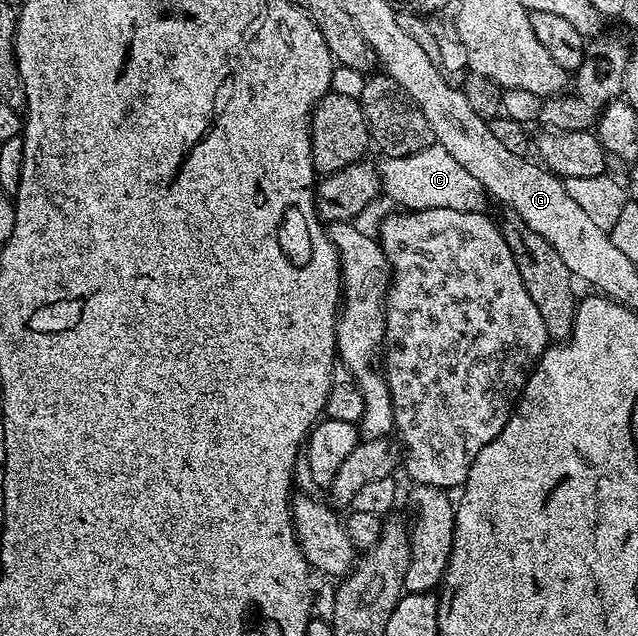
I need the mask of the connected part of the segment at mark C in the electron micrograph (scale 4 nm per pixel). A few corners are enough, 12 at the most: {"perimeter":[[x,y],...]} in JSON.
{"perimeter":[[438,144],[378,166],[405,211],[475,210],[480,181]]}

